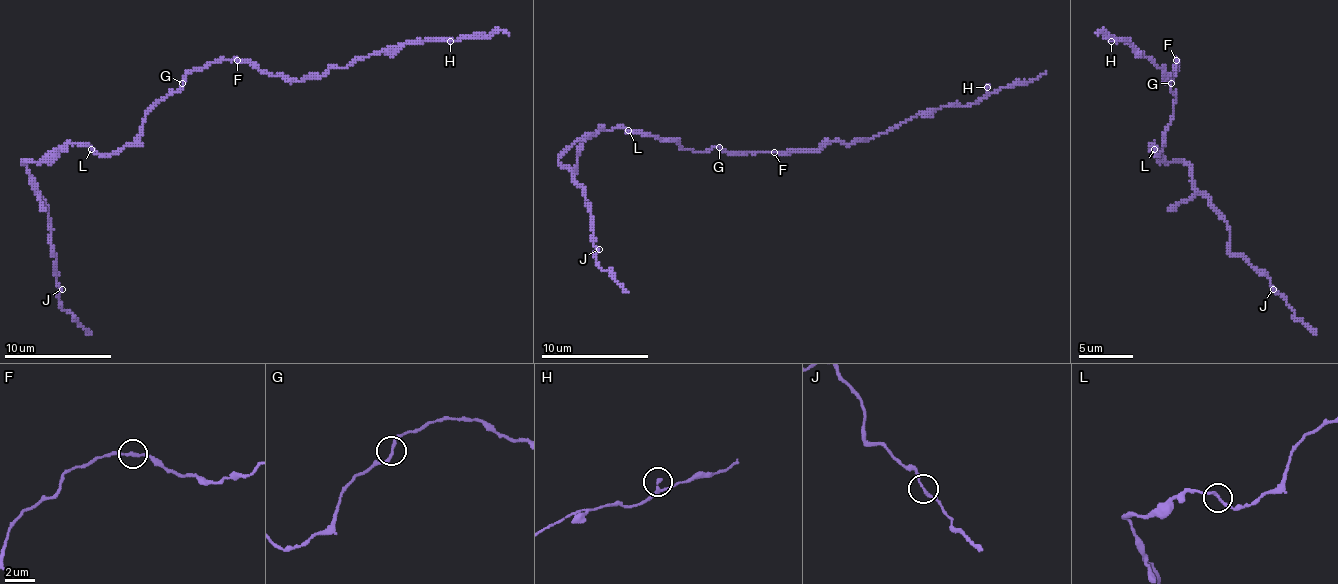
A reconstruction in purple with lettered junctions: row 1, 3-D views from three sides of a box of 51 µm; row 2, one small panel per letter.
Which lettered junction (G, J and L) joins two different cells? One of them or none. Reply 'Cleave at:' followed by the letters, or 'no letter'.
Cleave at: no letter

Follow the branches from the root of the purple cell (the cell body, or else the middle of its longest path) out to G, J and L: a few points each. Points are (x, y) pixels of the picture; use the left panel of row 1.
G: (151, 111), (183, 84)
J: (151, 111), (140, 135), (110, 154), (64, 143), (37, 162), (21, 162), (48, 213), (56, 283), (62, 289)
L: (151, 111), (145, 116), (140, 135), (132, 143), (110, 154), (99, 154), (91, 149)

